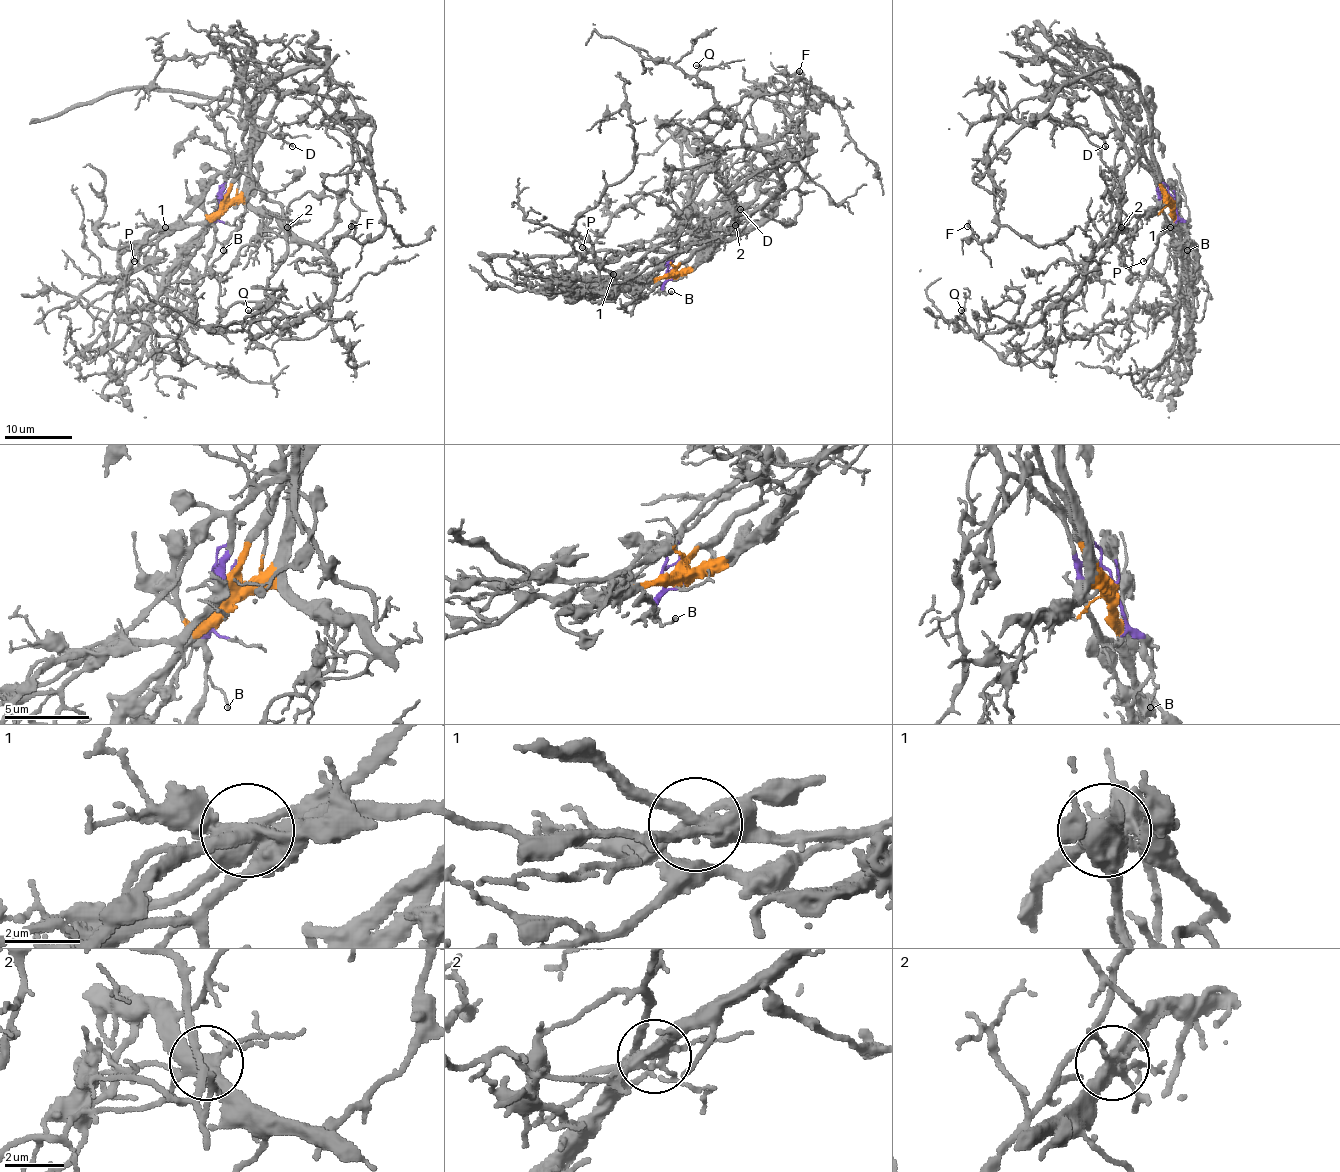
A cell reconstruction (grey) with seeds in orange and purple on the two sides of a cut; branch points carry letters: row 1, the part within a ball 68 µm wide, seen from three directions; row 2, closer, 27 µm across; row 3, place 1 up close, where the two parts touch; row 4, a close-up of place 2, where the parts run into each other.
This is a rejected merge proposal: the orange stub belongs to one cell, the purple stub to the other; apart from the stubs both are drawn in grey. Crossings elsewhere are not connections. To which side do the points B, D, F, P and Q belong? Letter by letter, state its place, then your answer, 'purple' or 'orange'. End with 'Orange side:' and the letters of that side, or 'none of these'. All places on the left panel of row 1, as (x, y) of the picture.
B: place (223, 250); purple
D: place (292, 146); purple
F: place (351, 226); orange
P: place (134, 261); purple
Q: place (248, 310); orange
Orange side: F, Q

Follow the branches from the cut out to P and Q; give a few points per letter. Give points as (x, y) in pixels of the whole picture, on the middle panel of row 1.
P: (668, 278), (666, 263), (651, 273), (622, 277), (605, 272), (595, 261), (585, 258), (585, 249), (581, 248)
Q: (670, 278), (683, 275), (782, 187), (775, 166), (743, 141), (743, 124), (715, 100), (695, 65)

